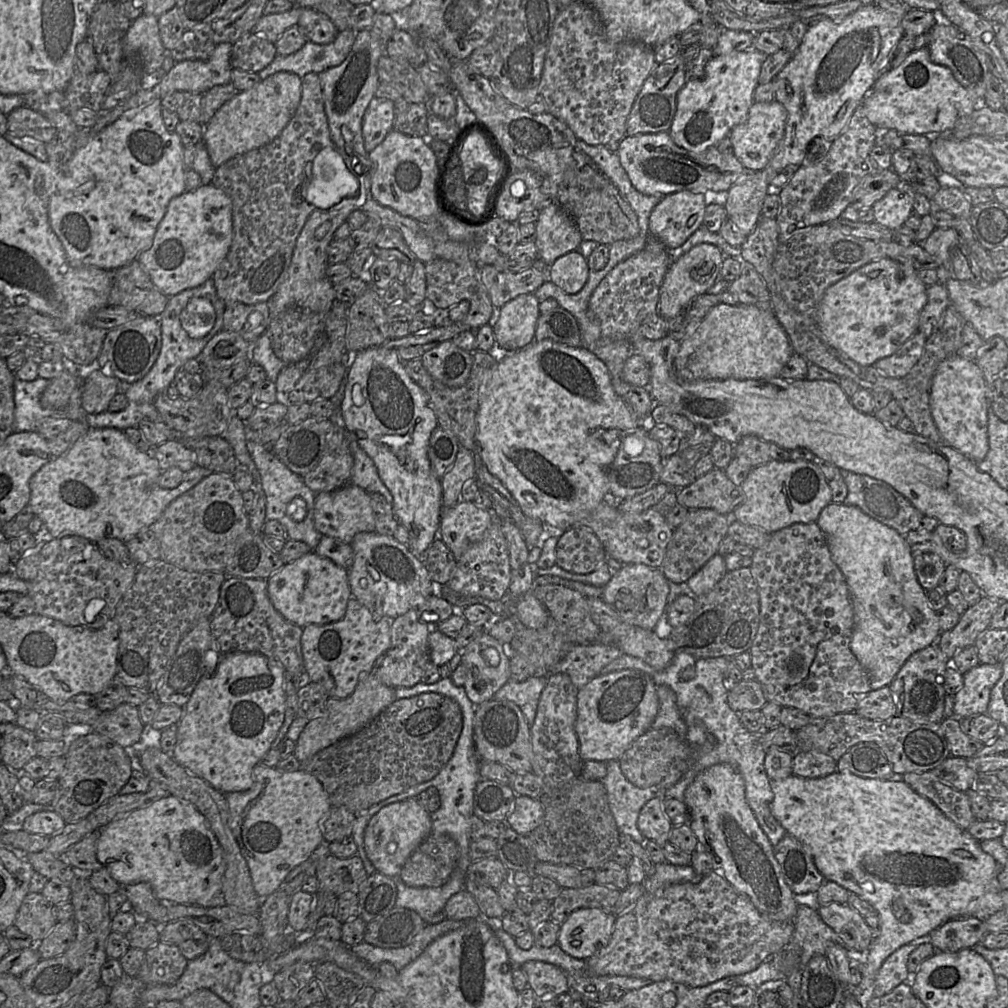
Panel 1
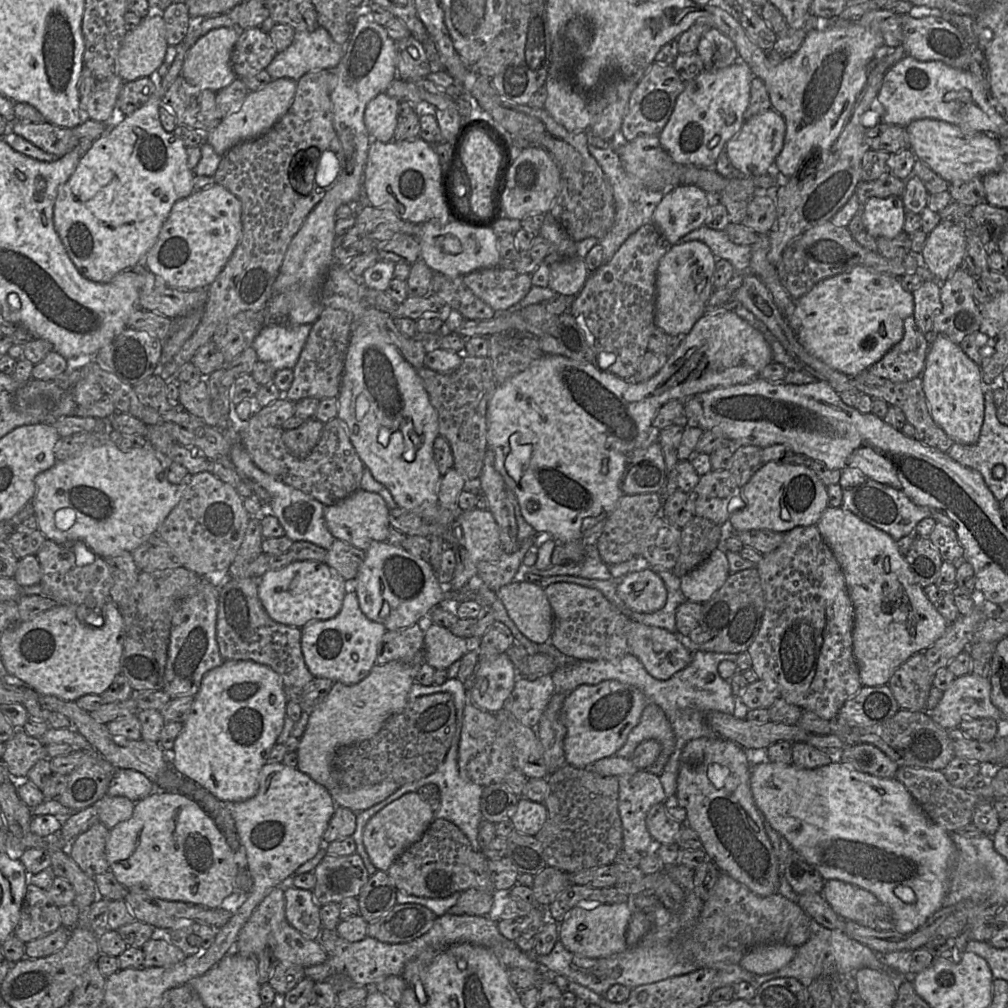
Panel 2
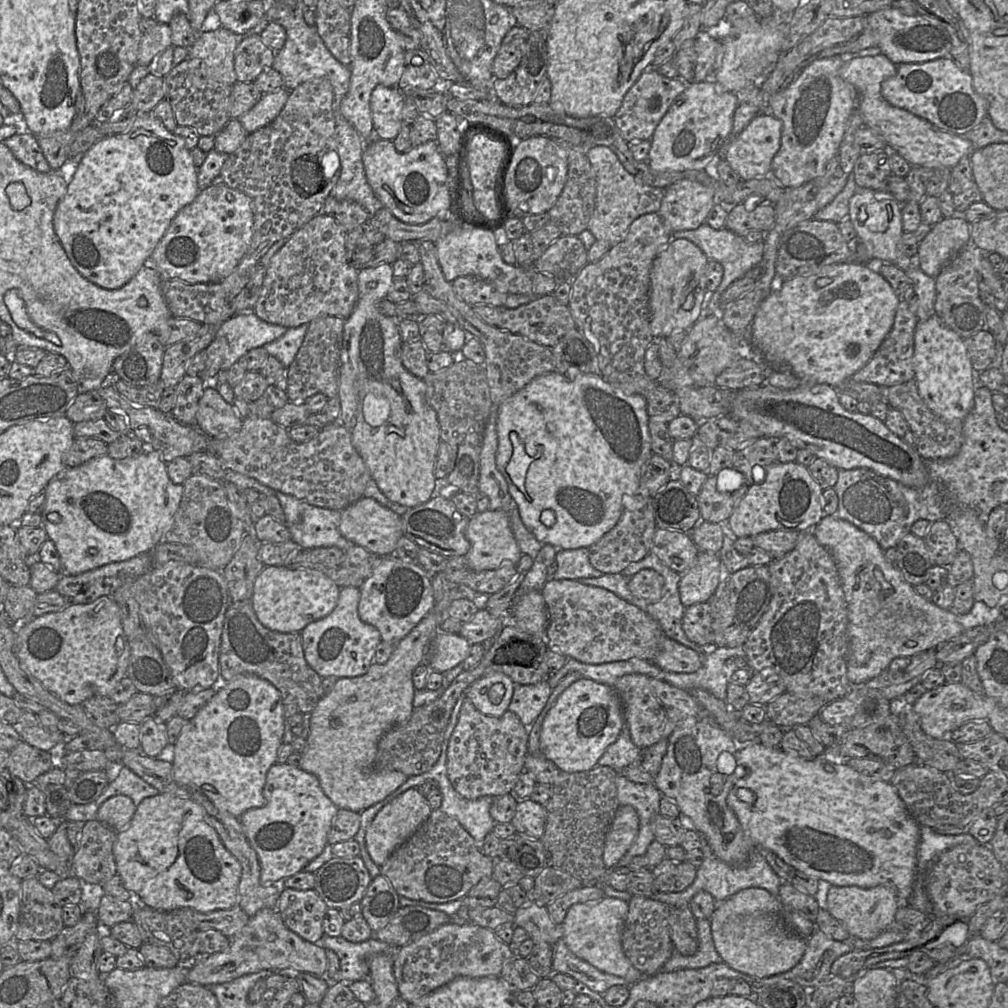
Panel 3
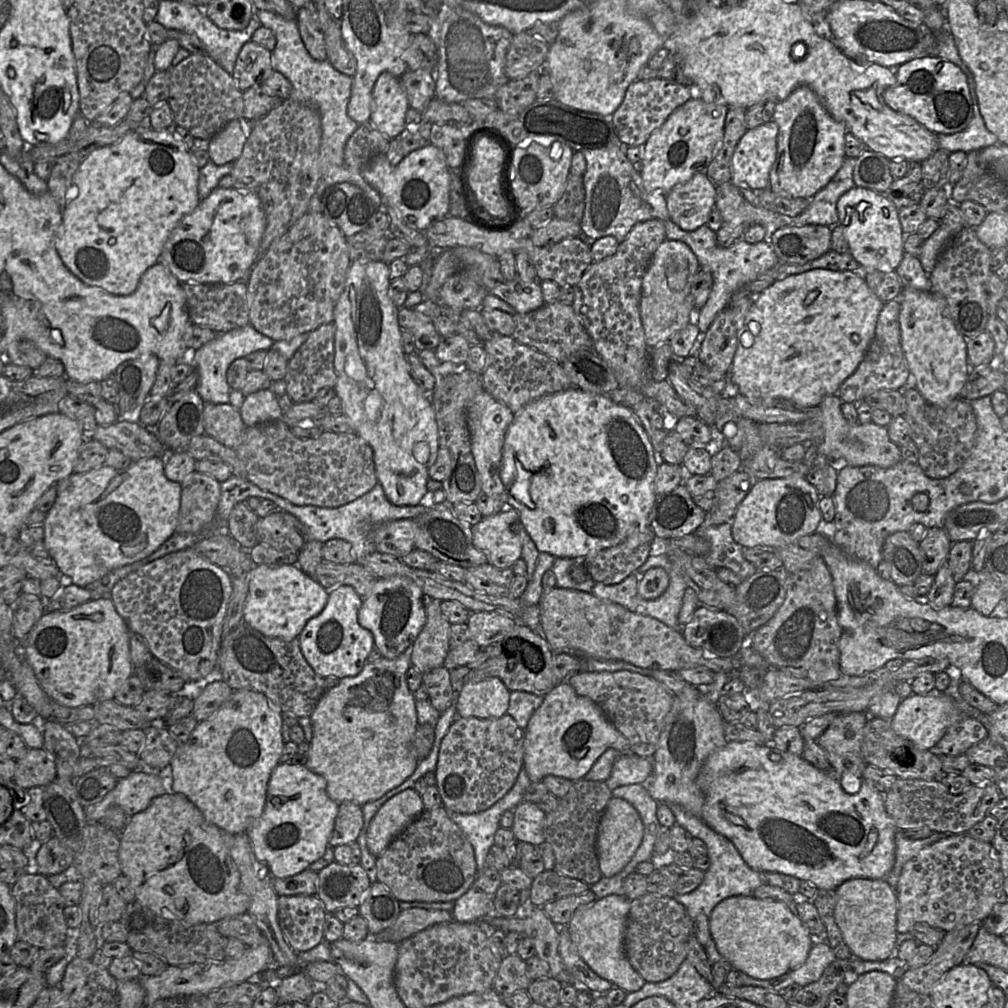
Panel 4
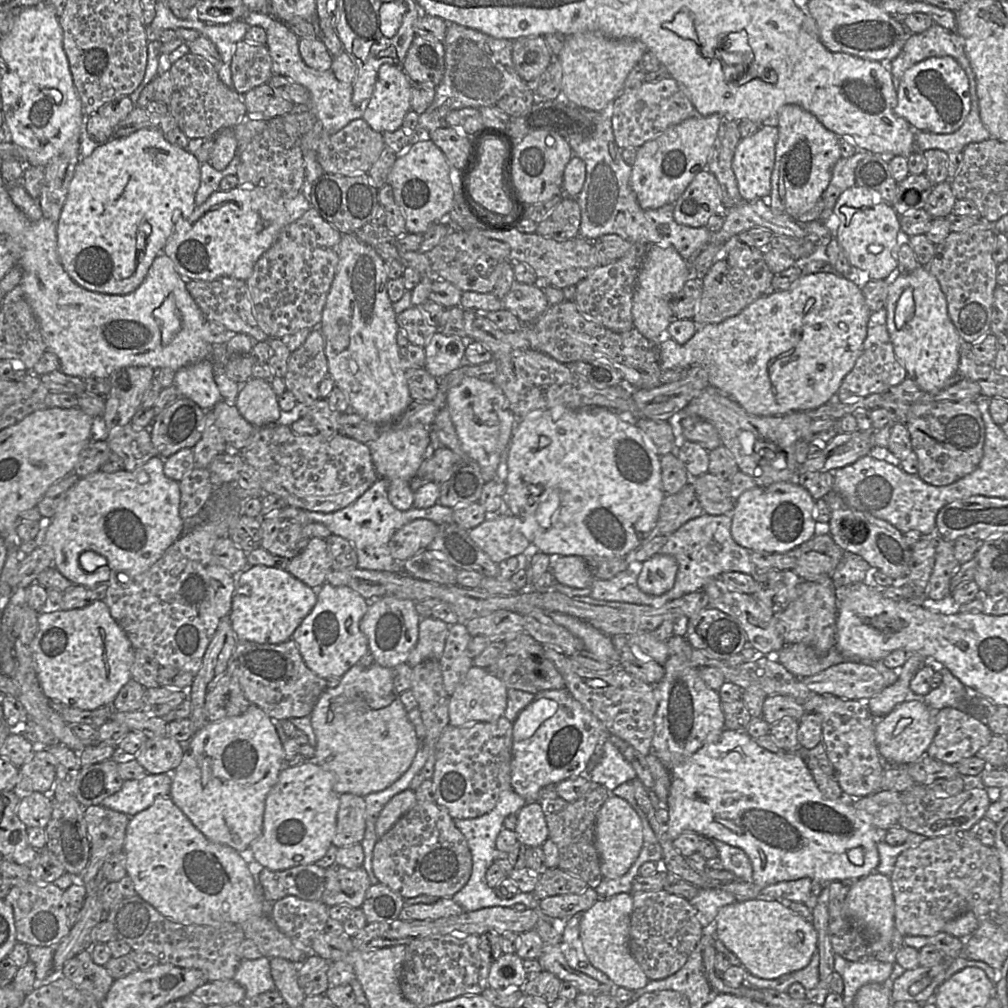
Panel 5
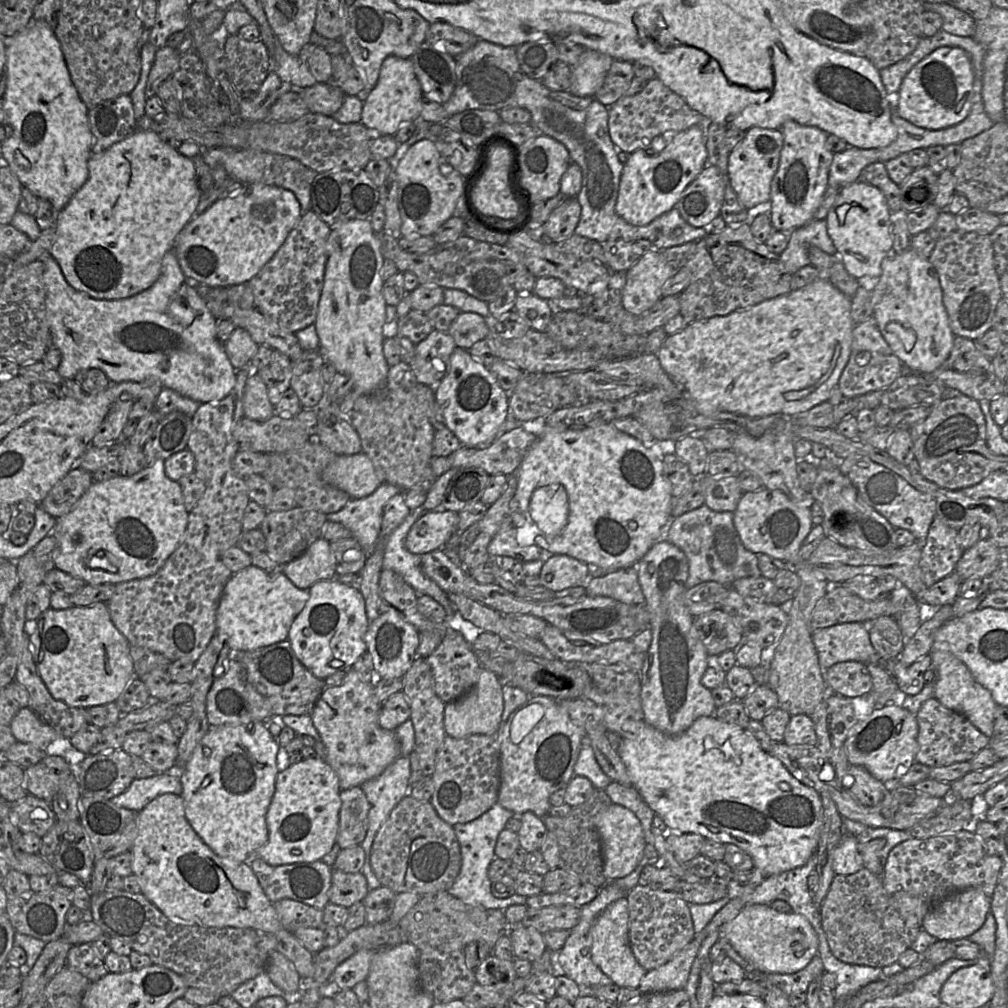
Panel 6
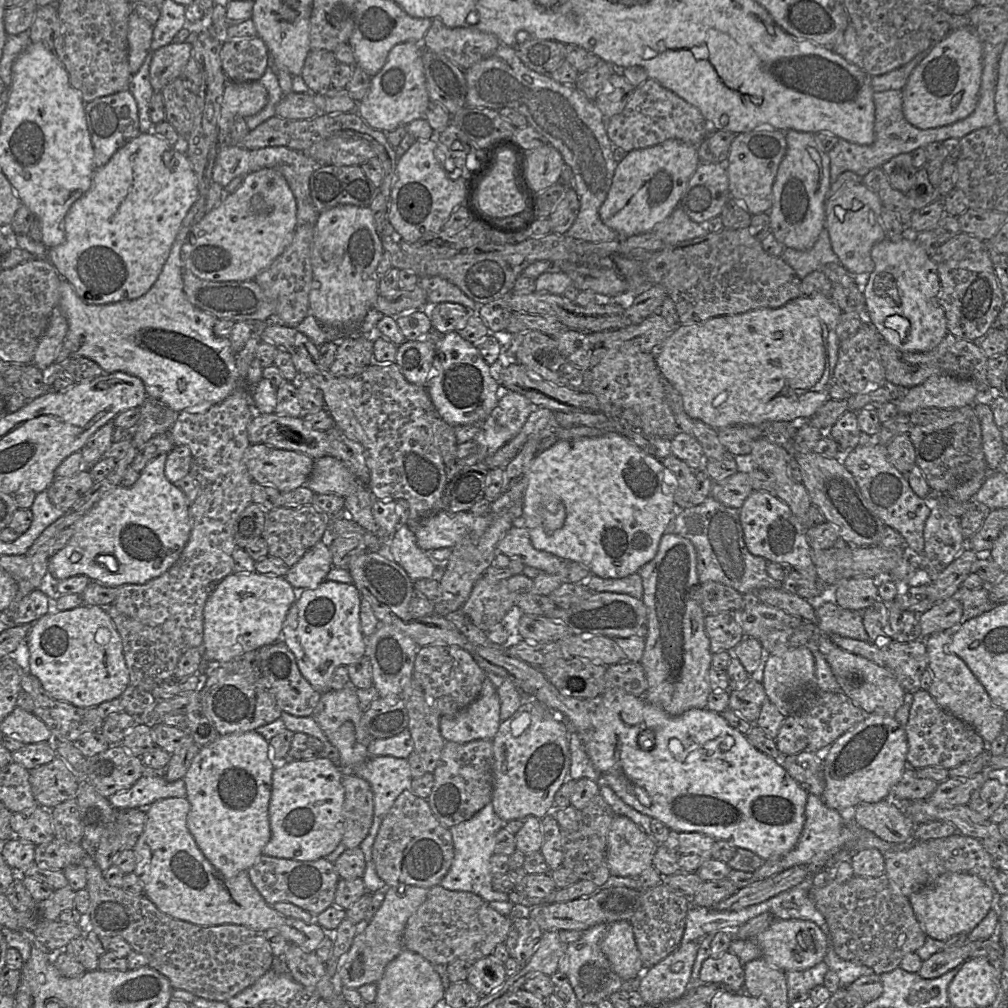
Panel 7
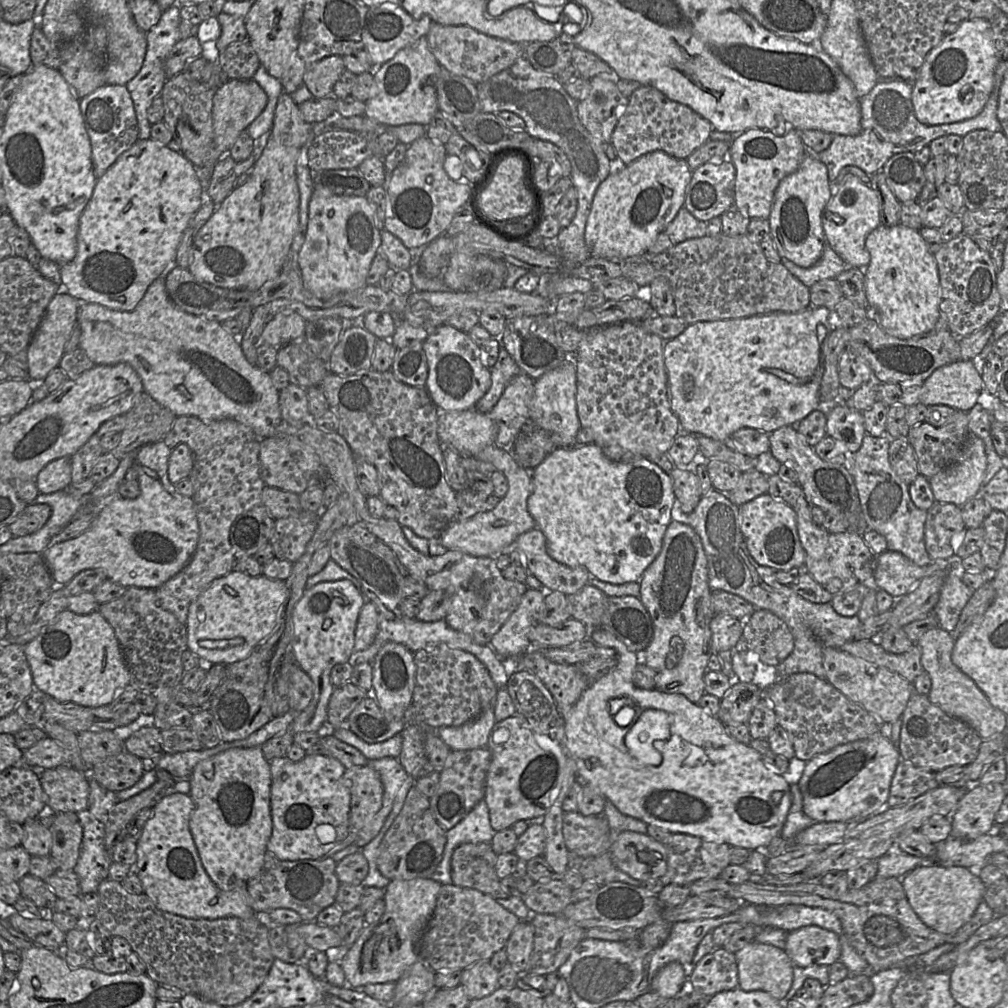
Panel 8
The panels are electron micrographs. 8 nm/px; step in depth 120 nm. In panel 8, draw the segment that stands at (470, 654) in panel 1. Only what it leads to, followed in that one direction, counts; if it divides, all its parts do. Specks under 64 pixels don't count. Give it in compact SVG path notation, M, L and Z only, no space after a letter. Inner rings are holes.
M492 707L463 725L440 727L437 732L451 750L465 751L487 747L495 724L494 707Z

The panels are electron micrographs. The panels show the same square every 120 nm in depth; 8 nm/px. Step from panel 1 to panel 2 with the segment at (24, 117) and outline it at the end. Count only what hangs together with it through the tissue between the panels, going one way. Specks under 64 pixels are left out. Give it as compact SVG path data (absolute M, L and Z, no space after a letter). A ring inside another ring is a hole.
M15 119L12 131L58 158L65 156L77 146L73 129L62 128L48 122L32 123Z

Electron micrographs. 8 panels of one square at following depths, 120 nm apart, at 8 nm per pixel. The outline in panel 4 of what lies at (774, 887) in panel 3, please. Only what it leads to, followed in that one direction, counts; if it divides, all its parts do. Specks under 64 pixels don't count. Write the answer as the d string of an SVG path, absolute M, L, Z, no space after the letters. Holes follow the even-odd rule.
M667 804L675 816L675 822L687 830L693 837L702 840L707 846L710 866L705 871L703 882L692 892L677 894L674 899L681 903L694 920L699 914L710 916L713 909L722 900L732 896L753 896L756 888L762 884L777 886L795 896L799 893L801 880L779 872L759 873L751 869L743 860L735 845L725 836L715 832L700 817L694 816L678 804Z

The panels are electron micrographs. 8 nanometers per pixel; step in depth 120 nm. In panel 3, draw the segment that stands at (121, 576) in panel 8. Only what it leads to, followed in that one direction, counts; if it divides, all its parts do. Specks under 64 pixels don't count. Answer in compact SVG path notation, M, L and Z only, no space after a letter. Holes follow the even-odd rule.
M145 448L137 456L125 459L114 459L106 454L76 467L66 467L46 486L46 504L41 513L42 526L56 546L65 575L77 576L112 562L152 552L172 524L183 489L182 484L170 480L167 463L154 449Z

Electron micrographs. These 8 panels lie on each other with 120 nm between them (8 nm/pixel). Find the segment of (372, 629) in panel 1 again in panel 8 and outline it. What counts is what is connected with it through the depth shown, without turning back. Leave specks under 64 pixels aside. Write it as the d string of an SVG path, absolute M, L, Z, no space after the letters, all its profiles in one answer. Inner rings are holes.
M342 579L321 582L305 590L302 598L294 607L292 613L292 640L289 652L294 656L300 668L310 677L313 683L312 701L306 709L296 716L290 725L290 730L294 734L299 732L323 733L323 729L327 725L328 704L335 689L330 680L331 670L337 664L348 662L354 653L355 630L359 613L364 603L364 598L354 584L349 580Z

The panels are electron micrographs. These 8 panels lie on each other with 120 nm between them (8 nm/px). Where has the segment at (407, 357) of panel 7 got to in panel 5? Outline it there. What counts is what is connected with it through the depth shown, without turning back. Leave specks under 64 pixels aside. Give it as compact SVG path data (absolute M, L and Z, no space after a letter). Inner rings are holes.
M436 332L424 347L426 361L424 368L437 379L458 369L465 362L467 340L459 336L446 336Z

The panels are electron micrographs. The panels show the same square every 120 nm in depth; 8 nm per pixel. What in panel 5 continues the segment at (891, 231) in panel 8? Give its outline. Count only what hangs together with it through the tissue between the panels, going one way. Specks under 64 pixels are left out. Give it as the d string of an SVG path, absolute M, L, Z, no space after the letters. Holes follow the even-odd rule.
M918 266L909 273L895 274L889 283L885 305L887 330L893 344L894 353L911 378L925 392L937 393L944 388L948 379L957 374L960 347L963 343L947 310L947 301L936 277L927 267Z

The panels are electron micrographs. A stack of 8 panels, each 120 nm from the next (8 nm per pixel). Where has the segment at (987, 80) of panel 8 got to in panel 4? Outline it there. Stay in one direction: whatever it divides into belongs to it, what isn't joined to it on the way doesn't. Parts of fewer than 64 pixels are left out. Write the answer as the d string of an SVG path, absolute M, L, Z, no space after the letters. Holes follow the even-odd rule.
M925 55L900 65L896 84L885 90L884 100L891 109L914 118L936 135L961 132L973 117L966 75L954 63L936 56Z

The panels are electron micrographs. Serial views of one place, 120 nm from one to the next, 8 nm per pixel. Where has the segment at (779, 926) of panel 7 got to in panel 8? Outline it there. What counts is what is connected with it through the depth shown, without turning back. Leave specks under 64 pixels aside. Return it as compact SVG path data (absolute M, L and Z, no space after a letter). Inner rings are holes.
M810 925L788 933L785 953L794 966L830 966L839 960L840 940L837 934L819 926Z

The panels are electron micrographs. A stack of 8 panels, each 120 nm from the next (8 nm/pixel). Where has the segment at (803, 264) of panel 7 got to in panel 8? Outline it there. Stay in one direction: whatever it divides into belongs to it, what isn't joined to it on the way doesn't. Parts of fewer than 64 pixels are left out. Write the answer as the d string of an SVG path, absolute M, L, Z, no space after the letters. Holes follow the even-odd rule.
M827 240L821 258L811 267L803 268L797 266L786 258L782 258L780 262L808 288L819 280L835 279L847 268L852 268L848 267L842 258L830 247Z

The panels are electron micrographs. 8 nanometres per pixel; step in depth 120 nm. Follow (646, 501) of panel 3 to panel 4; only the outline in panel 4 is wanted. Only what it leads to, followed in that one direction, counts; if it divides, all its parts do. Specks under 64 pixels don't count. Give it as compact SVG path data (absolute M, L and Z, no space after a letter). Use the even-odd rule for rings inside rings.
M650 522L640 523L620 544L584 559L589 577L595 583L618 584L646 562L654 538Z

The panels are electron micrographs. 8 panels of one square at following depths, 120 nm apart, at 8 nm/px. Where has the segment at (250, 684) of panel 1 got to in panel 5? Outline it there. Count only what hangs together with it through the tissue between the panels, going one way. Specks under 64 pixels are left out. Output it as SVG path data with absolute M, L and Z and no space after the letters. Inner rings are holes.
M251 703L248 709L239 716L231 716L215 722L208 722L193 735L188 743L182 744L186 745L186 751L183 753L181 763L175 770L167 772L172 777L170 797L193 825L212 842L230 846L238 852L250 850L251 843L262 833L266 797L276 784L279 773L285 766L283 743L279 738L272 719L260 707Z

